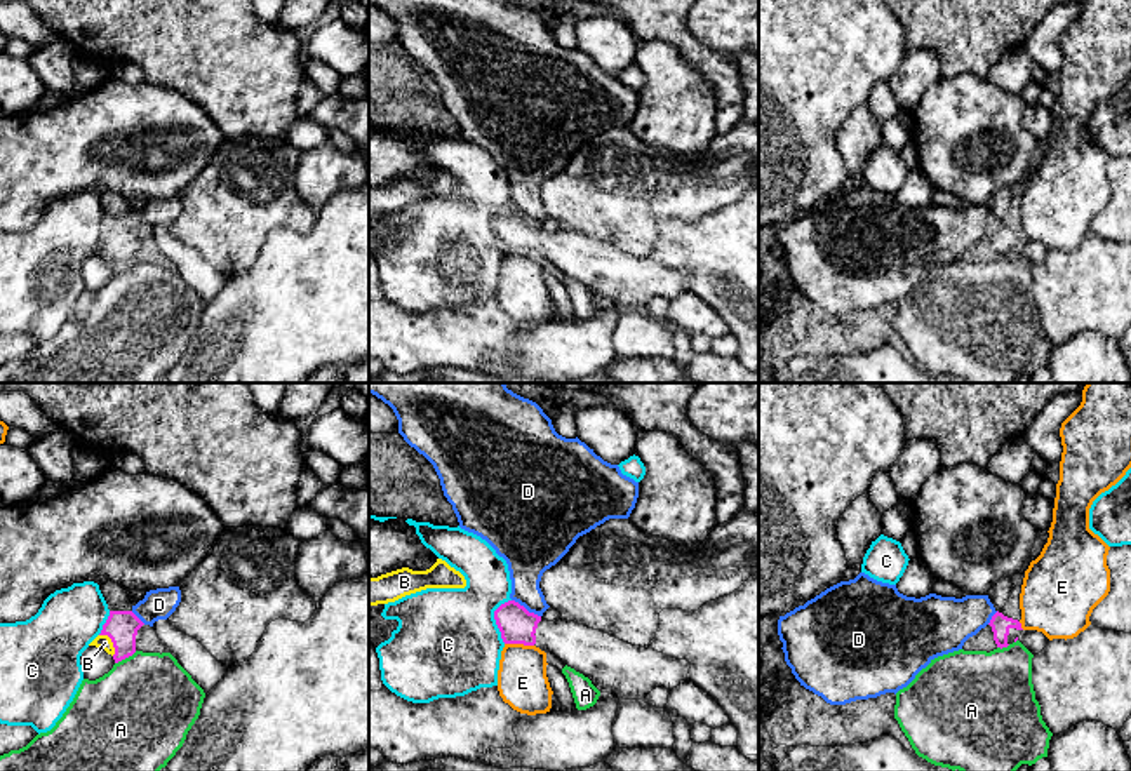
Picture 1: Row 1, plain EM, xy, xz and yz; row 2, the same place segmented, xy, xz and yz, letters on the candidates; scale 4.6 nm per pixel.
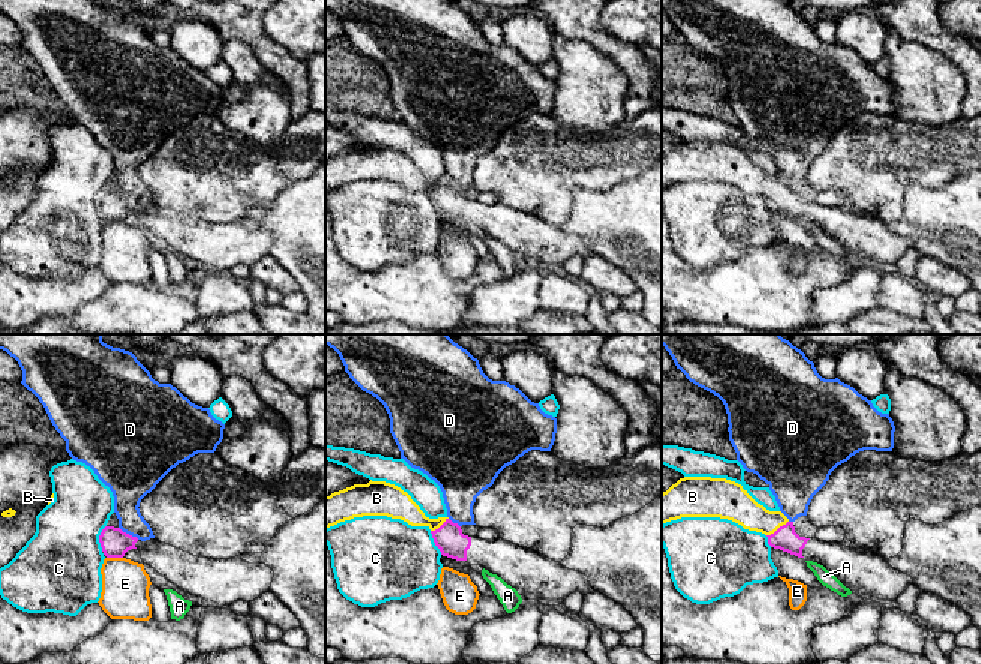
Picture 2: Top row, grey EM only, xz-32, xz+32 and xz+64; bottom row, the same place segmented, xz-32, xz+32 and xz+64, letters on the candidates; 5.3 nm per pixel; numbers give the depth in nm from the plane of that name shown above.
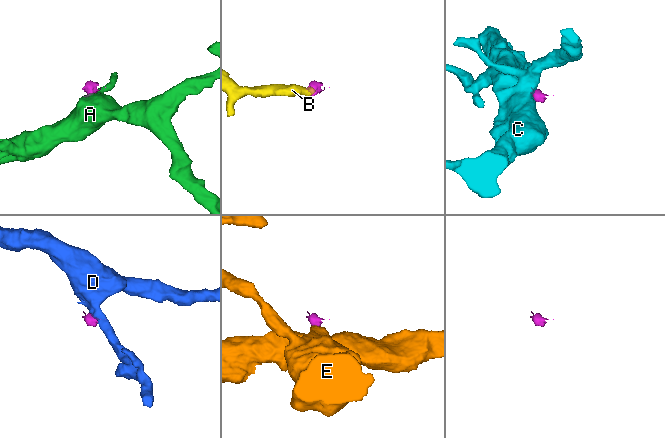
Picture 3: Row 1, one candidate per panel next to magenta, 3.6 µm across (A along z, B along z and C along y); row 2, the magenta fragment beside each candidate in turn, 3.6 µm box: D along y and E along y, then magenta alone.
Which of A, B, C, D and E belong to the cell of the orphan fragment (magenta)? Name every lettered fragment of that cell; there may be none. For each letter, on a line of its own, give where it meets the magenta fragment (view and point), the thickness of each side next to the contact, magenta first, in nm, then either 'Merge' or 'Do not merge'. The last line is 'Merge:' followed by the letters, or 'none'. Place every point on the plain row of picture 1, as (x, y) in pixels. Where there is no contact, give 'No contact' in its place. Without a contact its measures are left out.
A: Touches magenta at xy (126, 267). Thickness 150 nm (magenta) against 460 nm. Do not merge
B: Touches magenta at xy (112, 251). Thickness 150 nm (magenta) against 70 nm. Merge
C: Touches magenta at xz (495, 228). Thickness 170 nm (magenta) against 480 nm. Do not merge
D: Touches magenta at xz (524, 218). Thickness 170 nm (magenta) against 220 nm. Do not merge
E: Touches magenta at xz (519, 253). Thickness 170 nm (magenta) against 240 nm. Do not merge
Merge: B

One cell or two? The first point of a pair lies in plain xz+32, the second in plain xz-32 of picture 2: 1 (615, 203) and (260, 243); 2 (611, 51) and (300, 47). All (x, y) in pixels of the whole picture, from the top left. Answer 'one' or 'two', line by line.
1: two
2: two

